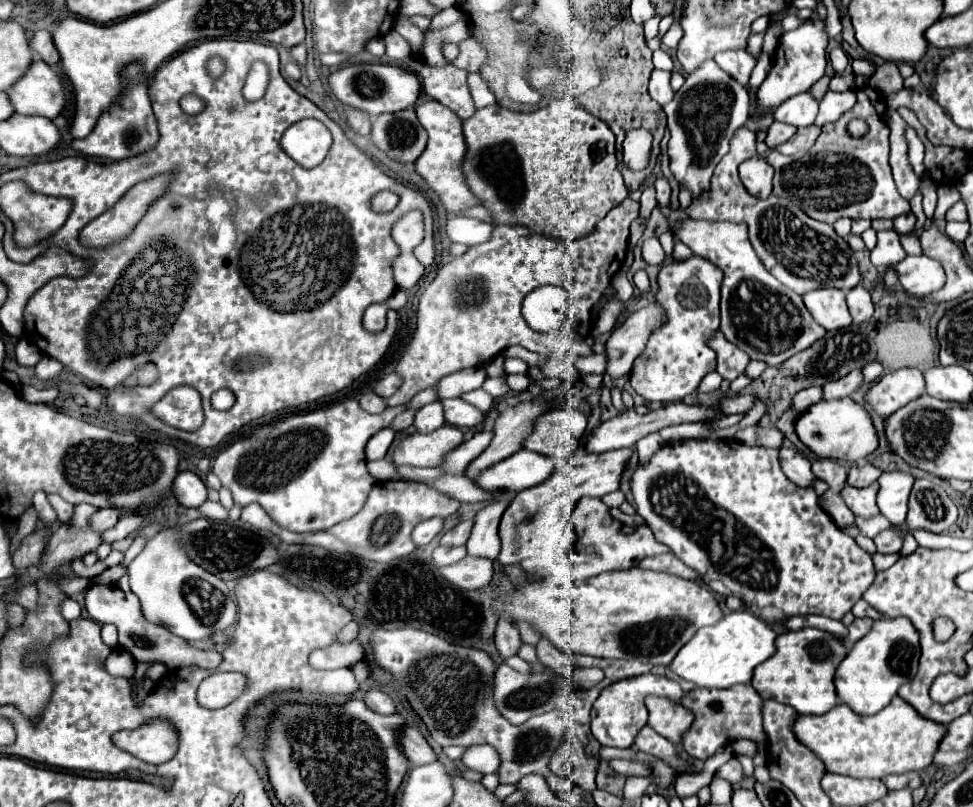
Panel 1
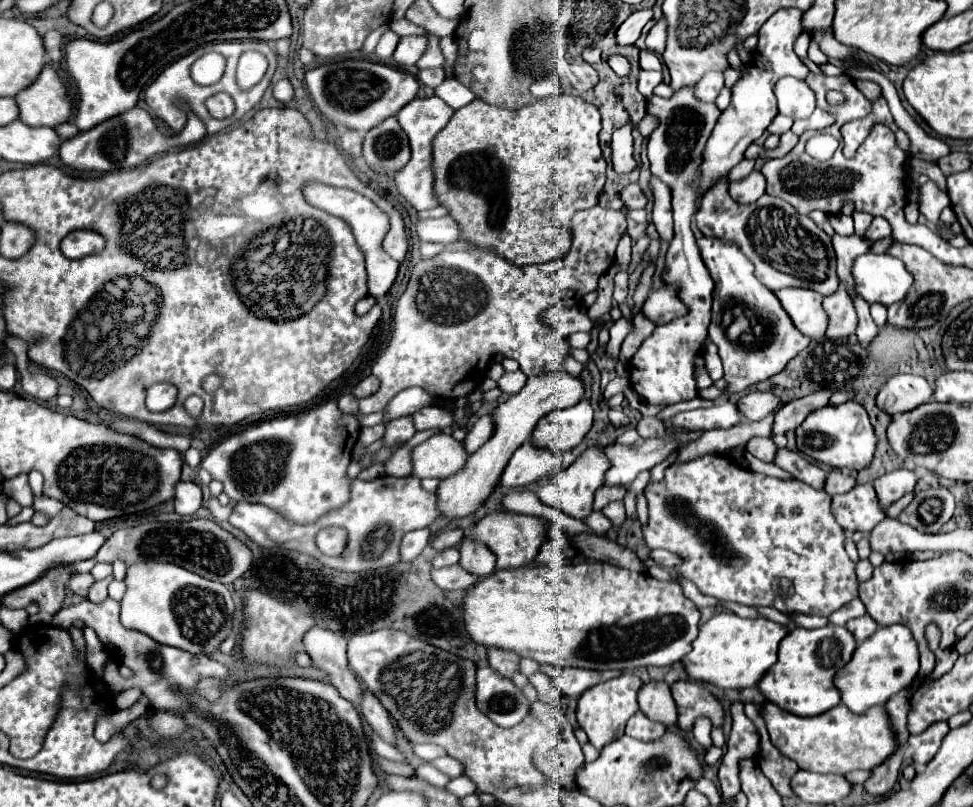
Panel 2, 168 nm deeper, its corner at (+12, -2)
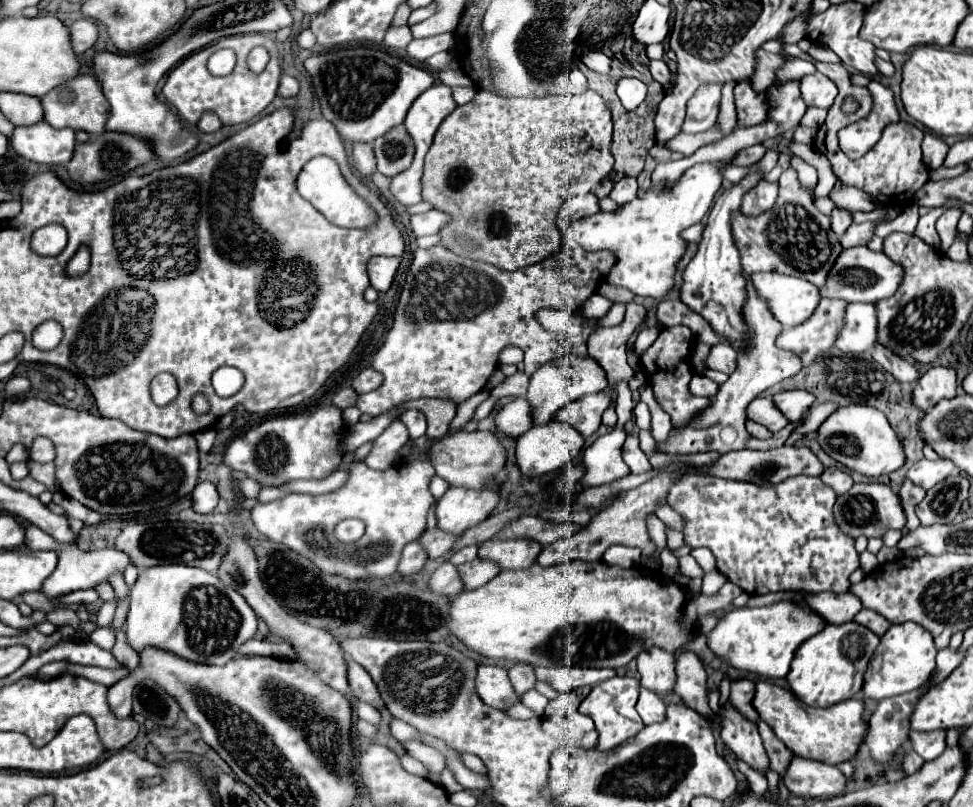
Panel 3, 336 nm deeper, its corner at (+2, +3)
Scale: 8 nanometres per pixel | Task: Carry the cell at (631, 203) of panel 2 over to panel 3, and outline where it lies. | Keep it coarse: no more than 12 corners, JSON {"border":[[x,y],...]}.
{"border":[[624,177],[614,185],[610,199],[624,205],[636,199],[634,177]]}

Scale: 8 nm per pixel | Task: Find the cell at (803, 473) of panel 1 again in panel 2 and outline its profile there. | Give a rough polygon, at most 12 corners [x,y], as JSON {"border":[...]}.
{"border":[[754,436],[746,450],[764,462],[772,462],[776,444],[772,438]]}

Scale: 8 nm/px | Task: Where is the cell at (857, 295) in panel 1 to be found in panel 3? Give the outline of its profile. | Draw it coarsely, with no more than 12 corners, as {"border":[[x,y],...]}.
{"border":[[824,297],[810,321],[782,331],[778,347],[804,367],[830,349],[848,301]]}

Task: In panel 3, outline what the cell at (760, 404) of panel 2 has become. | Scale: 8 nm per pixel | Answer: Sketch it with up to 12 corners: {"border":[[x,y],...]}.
{"border":[[782,391],[772,397],[788,421],[802,419],[812,407],[808,391]]}

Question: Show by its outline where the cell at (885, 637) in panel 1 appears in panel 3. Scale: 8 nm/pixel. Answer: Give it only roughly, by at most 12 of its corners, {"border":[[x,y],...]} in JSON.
{"border":[[892,625],[864,673],[864,699],[924,685],[936,667],[932,635]]}

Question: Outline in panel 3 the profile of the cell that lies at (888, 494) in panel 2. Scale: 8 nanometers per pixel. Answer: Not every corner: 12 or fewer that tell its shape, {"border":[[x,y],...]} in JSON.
{"border":[[920,459],[906,473],[912,483],[930,489],[954,471],[948,459]]}

